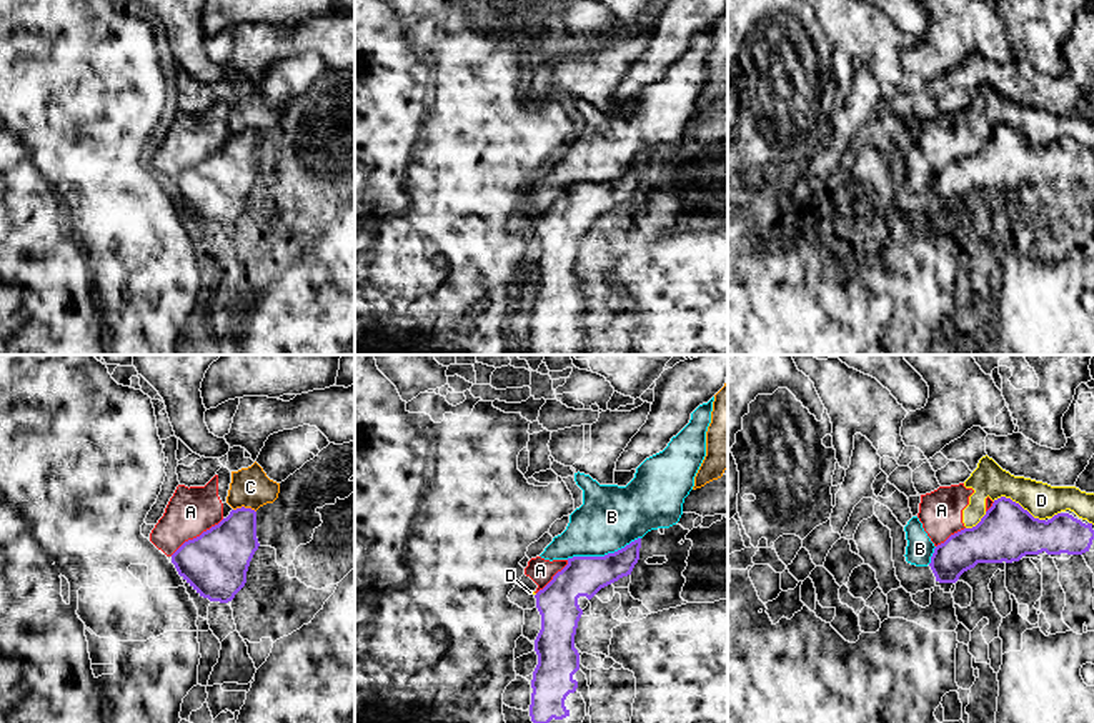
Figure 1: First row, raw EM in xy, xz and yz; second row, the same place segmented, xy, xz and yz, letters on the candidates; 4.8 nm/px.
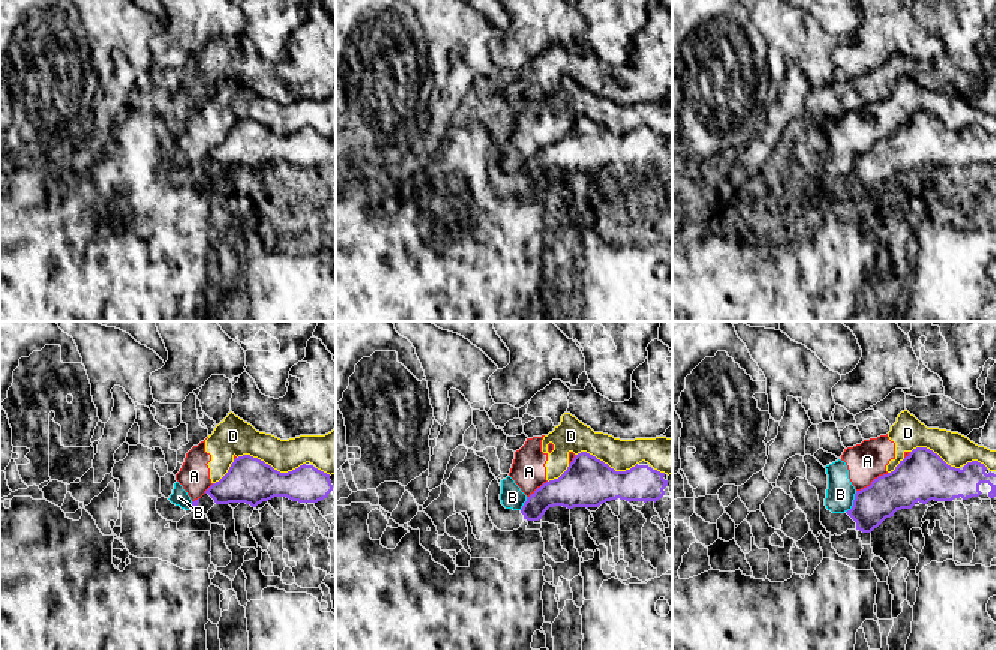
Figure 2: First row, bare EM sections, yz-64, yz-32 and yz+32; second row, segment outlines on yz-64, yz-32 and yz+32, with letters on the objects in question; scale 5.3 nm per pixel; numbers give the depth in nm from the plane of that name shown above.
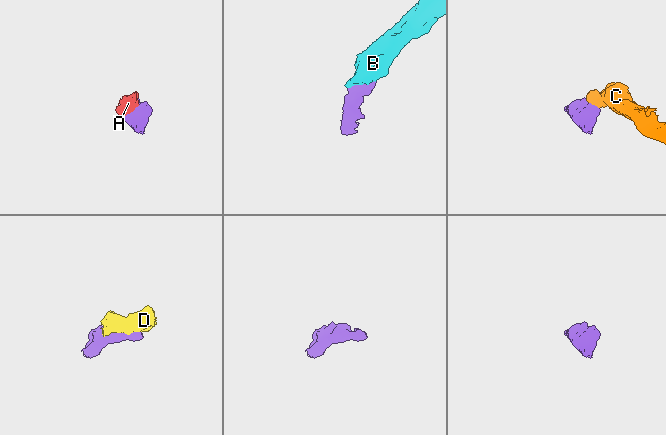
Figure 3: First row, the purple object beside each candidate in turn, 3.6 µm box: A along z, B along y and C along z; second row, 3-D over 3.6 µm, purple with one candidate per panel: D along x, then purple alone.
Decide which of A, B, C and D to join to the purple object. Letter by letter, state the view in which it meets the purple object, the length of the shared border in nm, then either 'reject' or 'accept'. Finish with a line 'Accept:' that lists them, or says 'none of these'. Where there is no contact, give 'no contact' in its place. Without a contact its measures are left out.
A: meets purple in xy; contact 320 nm long; reject
B: meets purple in xz; contact 380 nm long; reject
C: meets purple in xy; contact 110 nm long; reject
D: meets purple in yz; contact 280 nm long; reject
Accept: none of these

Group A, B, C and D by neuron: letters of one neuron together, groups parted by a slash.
A B D / C

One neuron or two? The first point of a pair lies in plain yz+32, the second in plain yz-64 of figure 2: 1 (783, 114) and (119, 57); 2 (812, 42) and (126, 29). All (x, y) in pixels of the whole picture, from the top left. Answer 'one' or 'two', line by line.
1: one
2: one

